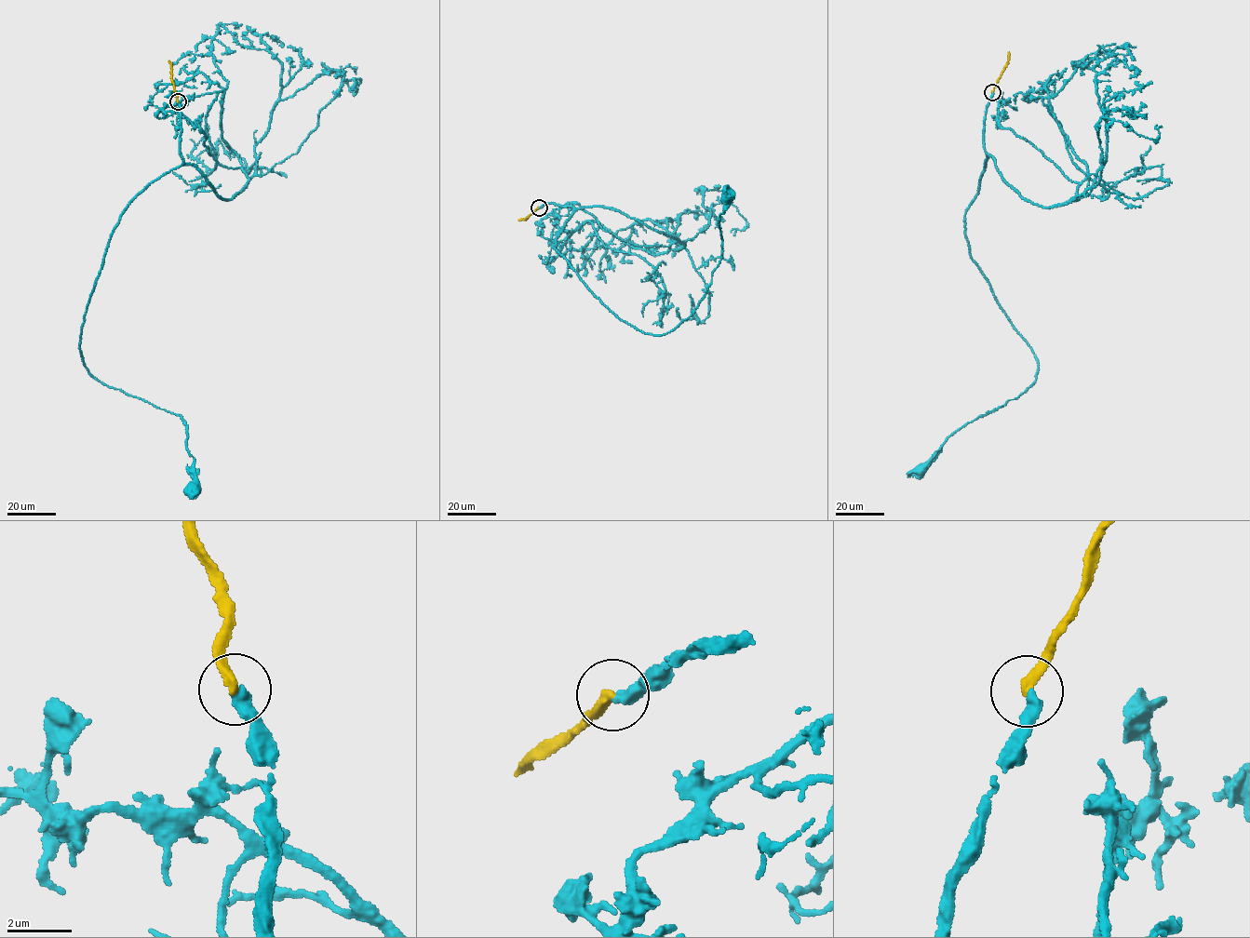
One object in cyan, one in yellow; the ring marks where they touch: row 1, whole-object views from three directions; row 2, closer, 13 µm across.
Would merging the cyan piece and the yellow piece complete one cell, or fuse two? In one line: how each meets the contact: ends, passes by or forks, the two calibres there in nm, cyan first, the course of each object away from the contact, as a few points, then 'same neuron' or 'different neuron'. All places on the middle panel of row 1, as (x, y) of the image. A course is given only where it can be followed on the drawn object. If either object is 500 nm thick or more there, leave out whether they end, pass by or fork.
cyan ends; yellow ends; calibres 400 and 300 nm; course cyan (539, 207), (572, 207), (555, 248), (618, 317), (662, 335), (691, 314), (710, 284), (730, 198); course yellow (539, 207), (526, 219), (518, 220); different neuron

